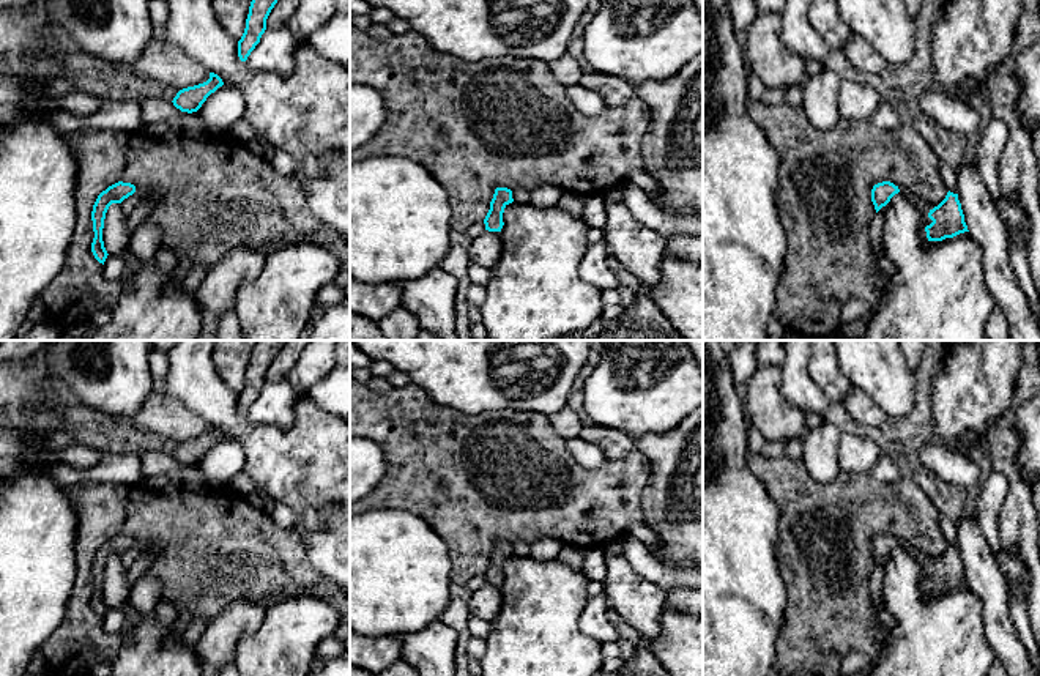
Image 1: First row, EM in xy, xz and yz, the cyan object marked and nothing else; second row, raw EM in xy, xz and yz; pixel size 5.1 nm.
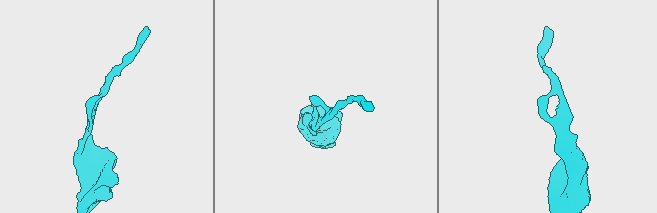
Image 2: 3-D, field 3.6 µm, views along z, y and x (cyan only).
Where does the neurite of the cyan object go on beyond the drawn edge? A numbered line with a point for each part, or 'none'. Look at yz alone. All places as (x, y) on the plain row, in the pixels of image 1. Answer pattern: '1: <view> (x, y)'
none

